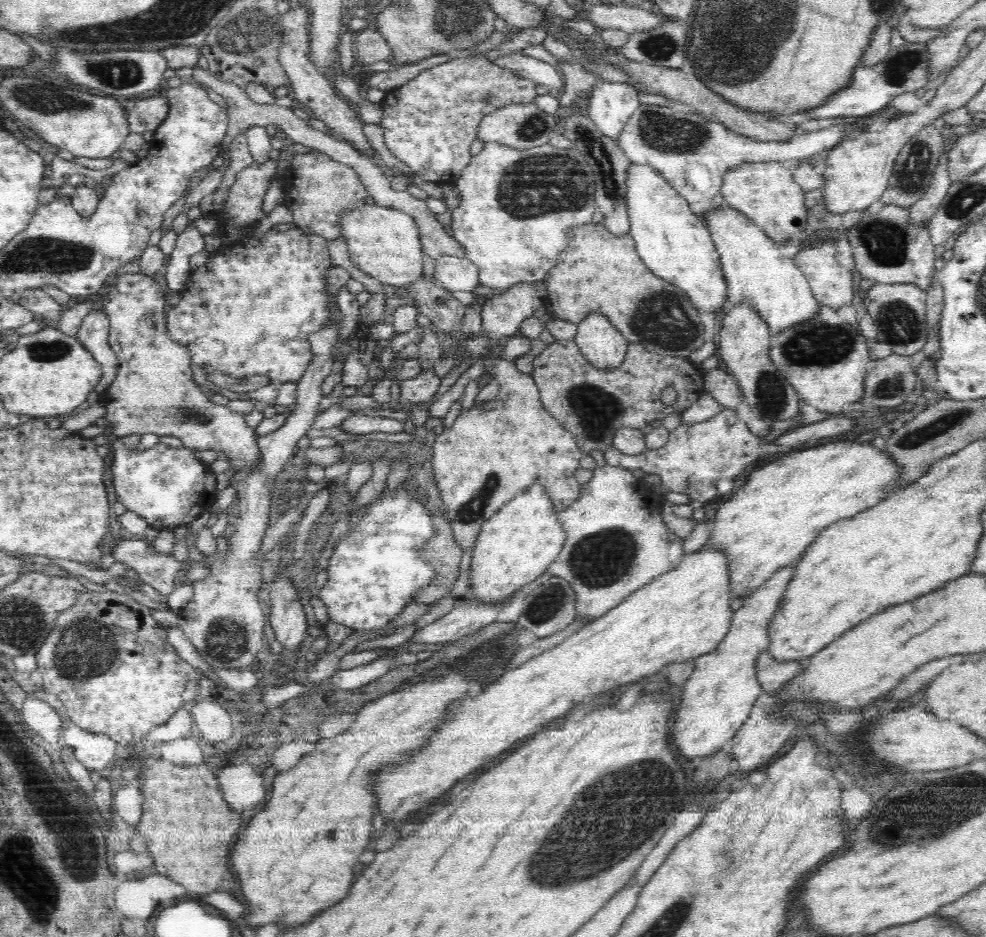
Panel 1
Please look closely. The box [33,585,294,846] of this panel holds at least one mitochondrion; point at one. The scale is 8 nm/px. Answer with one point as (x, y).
(86, 650)

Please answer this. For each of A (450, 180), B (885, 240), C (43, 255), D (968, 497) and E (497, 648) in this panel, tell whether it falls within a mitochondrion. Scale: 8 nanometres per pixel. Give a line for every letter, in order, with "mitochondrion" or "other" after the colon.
A: other
B: mitochondrion
C: mitochondrion
D: other
E: other

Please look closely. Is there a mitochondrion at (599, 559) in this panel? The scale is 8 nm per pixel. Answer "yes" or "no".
yes

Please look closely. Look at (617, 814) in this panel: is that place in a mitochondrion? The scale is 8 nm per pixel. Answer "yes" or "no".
yes

